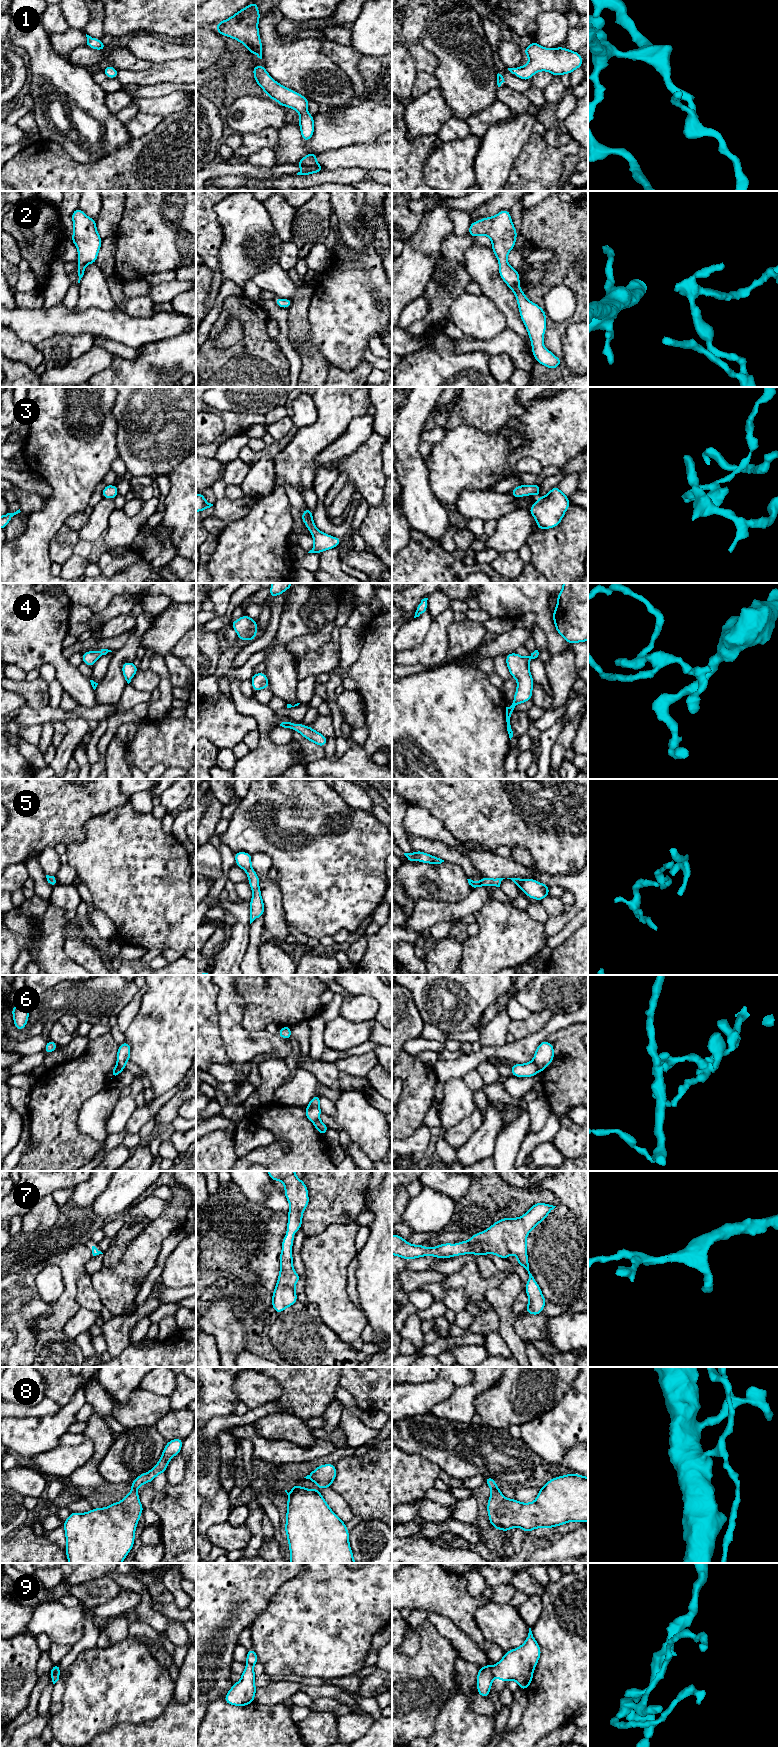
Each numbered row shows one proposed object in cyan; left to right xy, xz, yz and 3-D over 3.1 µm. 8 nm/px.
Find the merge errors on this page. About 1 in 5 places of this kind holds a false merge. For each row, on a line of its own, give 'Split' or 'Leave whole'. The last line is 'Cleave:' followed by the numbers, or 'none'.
1: Leave whole
2: Leave whole
3: Leave whole
4: Leave whole
5: Leave whole
6: Split
7: Leave whole
8: Leave whole
9: Split
Cleave: 6, 9

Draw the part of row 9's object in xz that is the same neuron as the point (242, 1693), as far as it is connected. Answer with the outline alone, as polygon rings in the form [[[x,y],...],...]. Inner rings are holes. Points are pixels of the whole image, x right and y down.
[[[246,1664],[245,1671],[241,1674],[241,1680],[233,1684],[224,1697],[224,1701],[235,1706],[246,1706],[253,1703],[256,1694],[255,1678],[253,1666]]]

